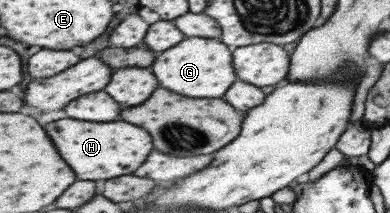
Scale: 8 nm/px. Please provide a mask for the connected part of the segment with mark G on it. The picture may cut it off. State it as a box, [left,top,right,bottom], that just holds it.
[153,36,237,98]

